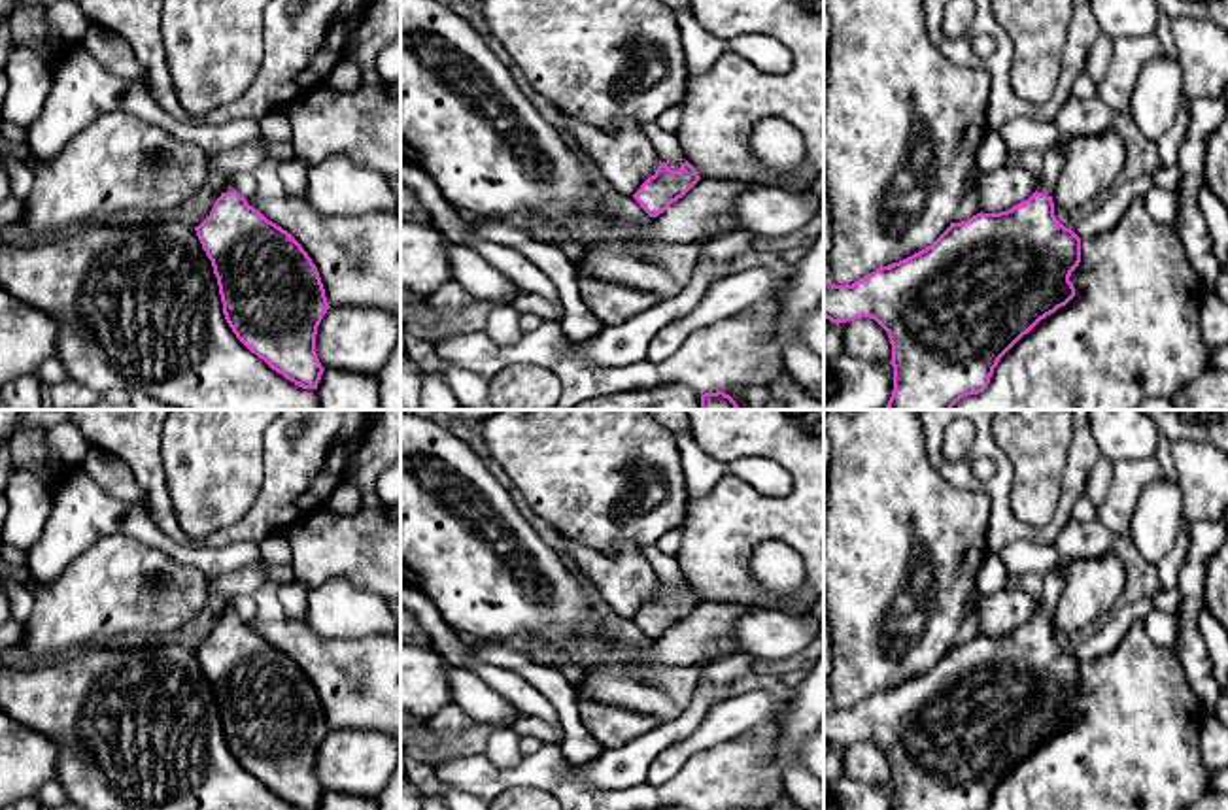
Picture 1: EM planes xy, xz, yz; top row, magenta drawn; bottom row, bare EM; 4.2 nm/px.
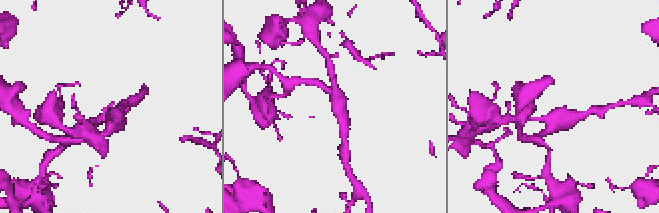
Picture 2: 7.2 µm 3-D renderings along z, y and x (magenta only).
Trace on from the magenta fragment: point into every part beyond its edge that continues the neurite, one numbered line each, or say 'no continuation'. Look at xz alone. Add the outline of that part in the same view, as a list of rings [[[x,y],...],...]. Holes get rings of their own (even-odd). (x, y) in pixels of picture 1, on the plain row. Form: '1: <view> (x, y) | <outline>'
no continuation

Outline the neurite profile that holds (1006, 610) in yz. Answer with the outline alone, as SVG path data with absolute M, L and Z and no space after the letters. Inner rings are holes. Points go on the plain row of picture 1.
M1003 589L982 599L977 608L981 610L981 634L999 636L1028 623L1037 612L1037 600L1024 591Z

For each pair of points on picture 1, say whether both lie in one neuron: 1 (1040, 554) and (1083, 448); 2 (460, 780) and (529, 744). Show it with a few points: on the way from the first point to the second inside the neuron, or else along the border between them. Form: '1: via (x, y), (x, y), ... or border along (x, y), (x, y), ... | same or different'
1: border along (1051, 542), (1011, 540), (1000, 552) | different
2: border along (543, 744), (526, 756) | different

